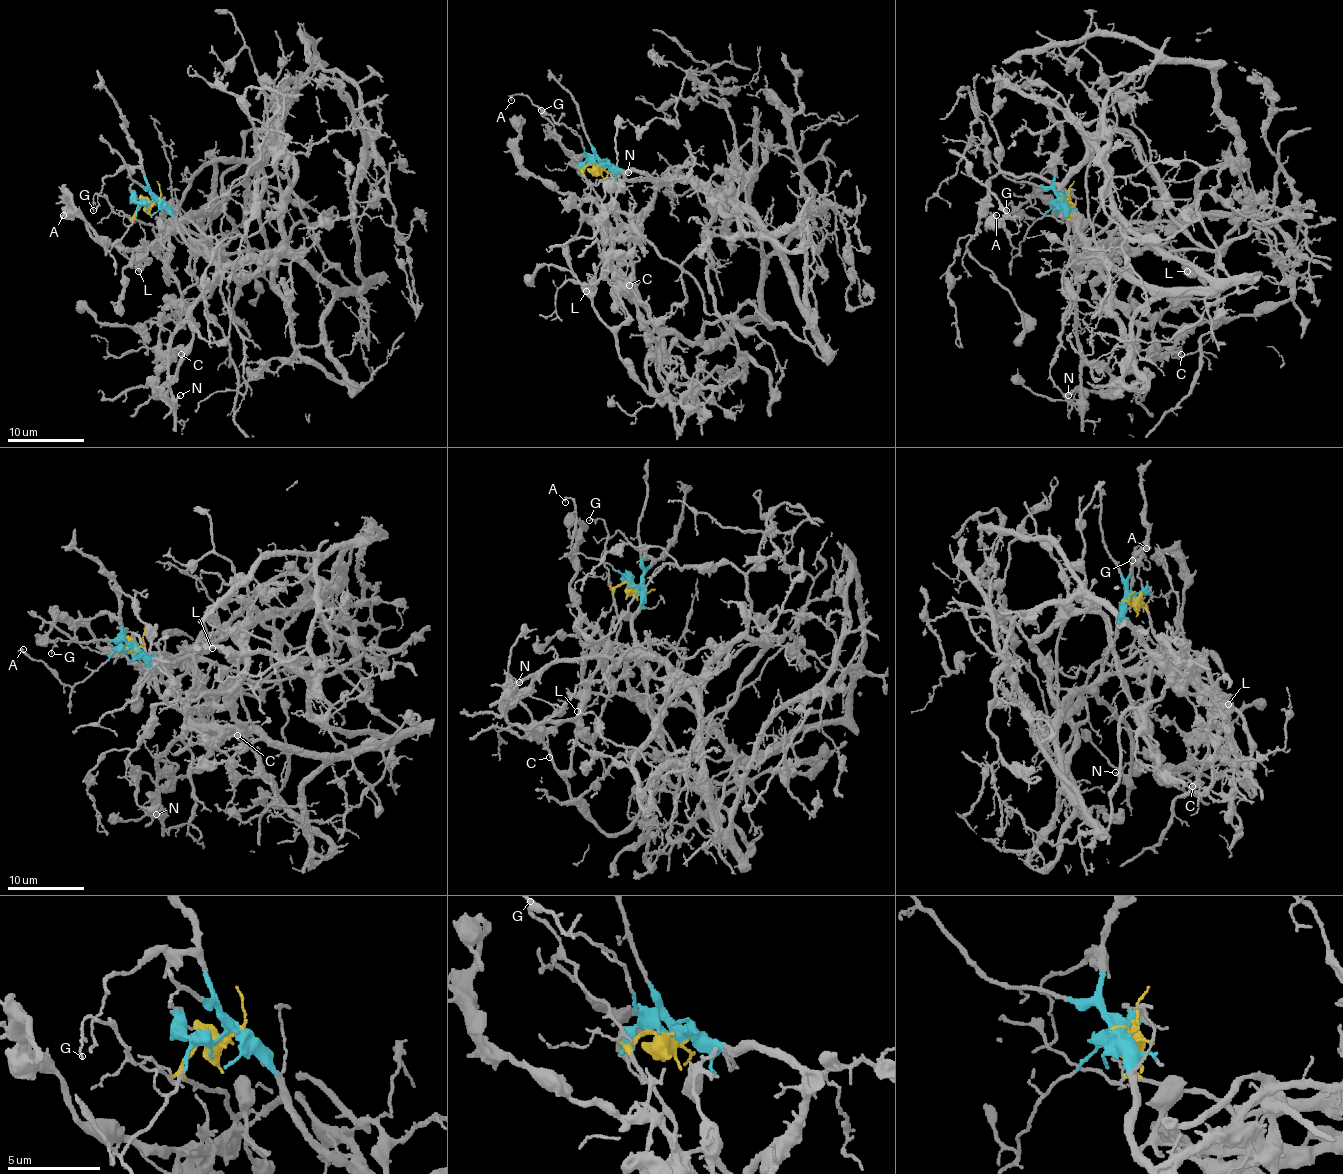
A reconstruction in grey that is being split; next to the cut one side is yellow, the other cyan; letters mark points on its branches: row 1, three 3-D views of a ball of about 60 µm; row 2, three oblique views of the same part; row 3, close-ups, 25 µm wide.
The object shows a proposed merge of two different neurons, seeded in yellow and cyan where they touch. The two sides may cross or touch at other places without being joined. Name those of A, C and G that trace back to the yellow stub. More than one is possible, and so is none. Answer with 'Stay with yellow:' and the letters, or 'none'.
Stay with yellow: C, G

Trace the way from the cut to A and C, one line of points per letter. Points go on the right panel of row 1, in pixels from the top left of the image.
A: (1062, 201), (1029, 228), (1020, 249), (1010, 241), (1004, 226), (991, 214), (997, 214)
C: (1062, 203), (1070, 216), (1125, 234), (1123, 247), (1110, 260), (1112, 301), (1137, 326), (1143, 349), (1181, 355)

